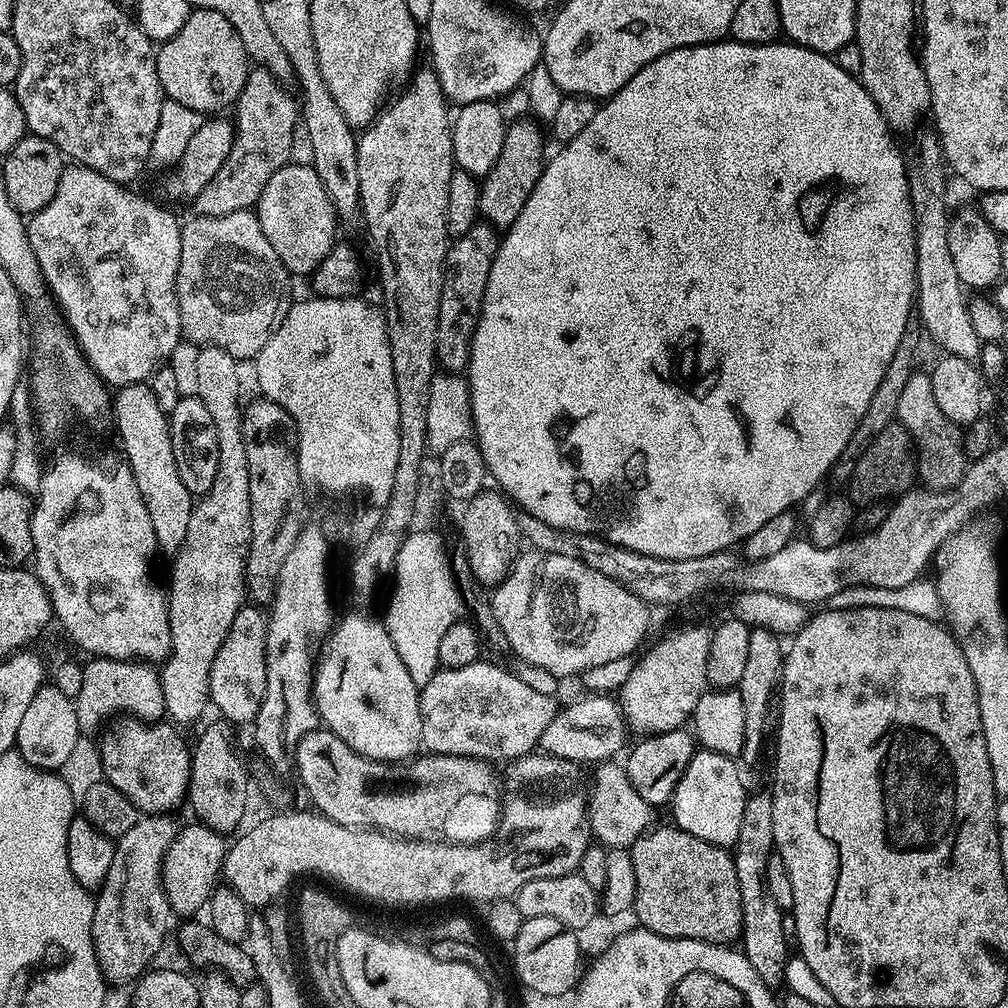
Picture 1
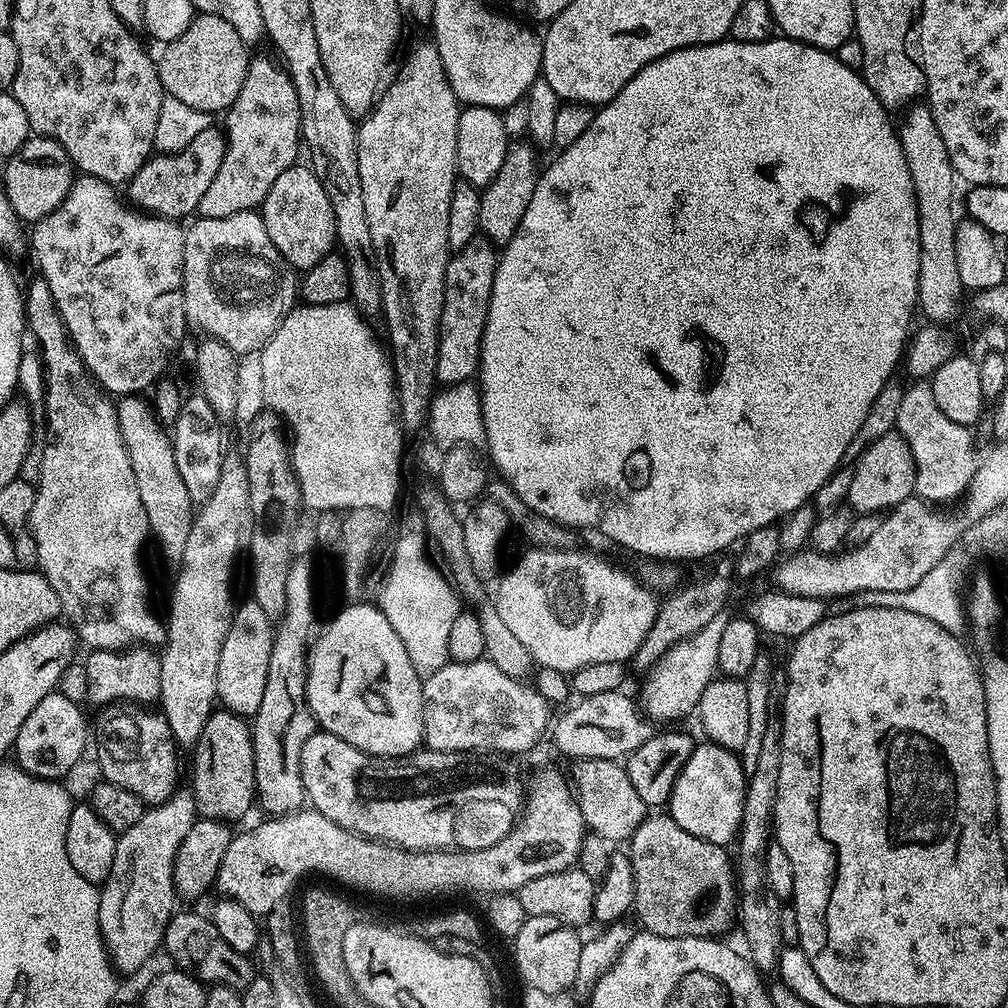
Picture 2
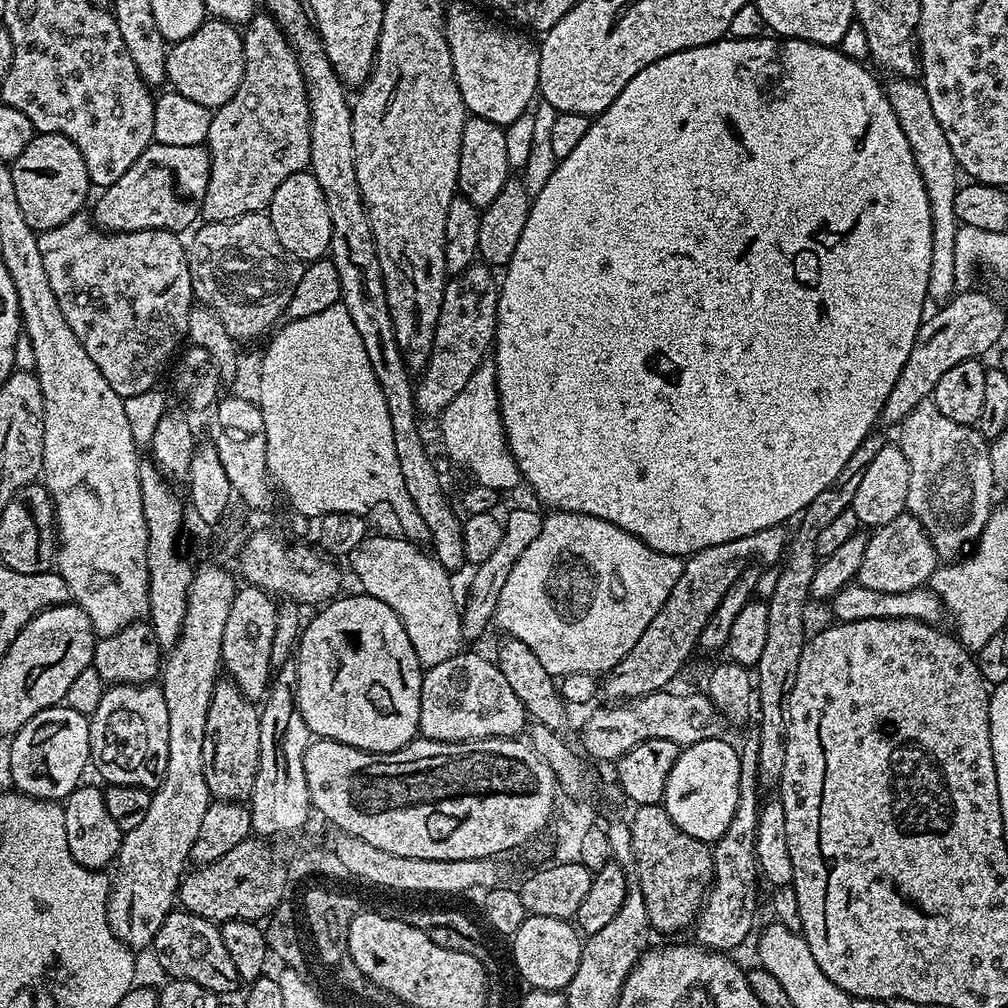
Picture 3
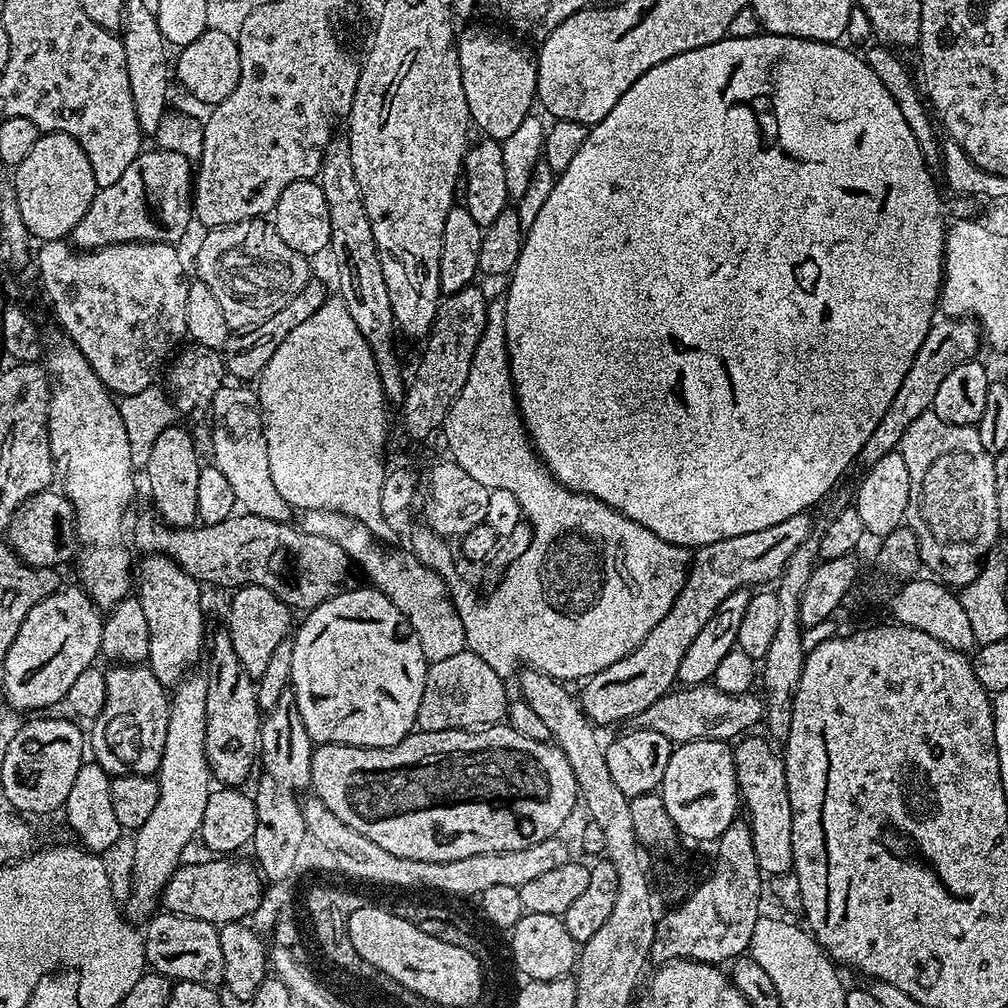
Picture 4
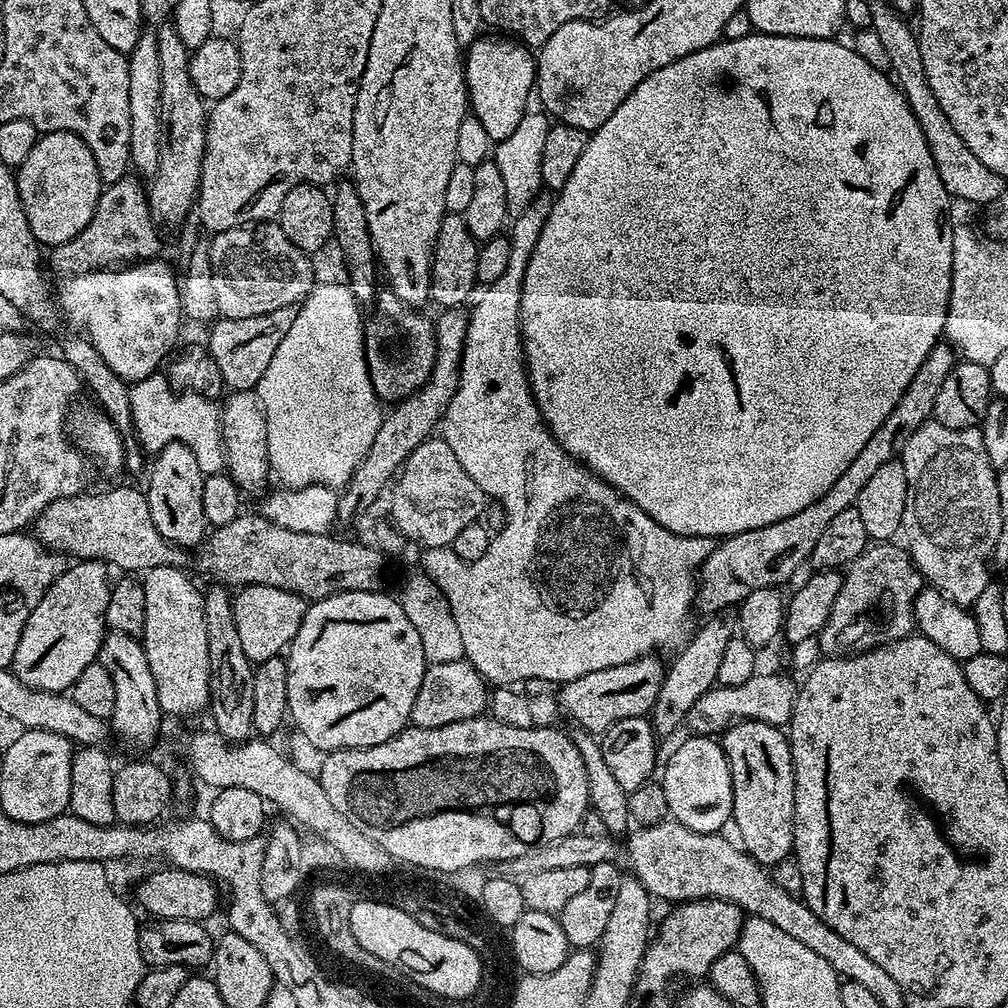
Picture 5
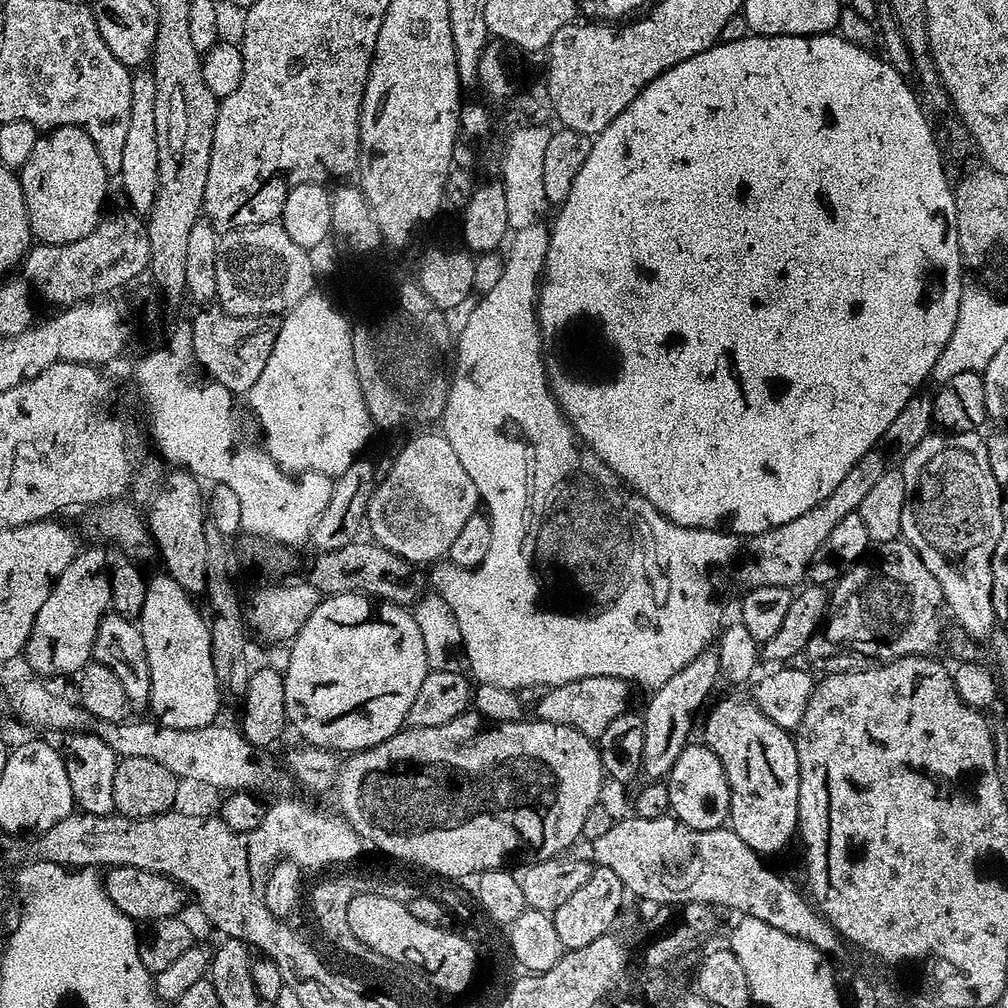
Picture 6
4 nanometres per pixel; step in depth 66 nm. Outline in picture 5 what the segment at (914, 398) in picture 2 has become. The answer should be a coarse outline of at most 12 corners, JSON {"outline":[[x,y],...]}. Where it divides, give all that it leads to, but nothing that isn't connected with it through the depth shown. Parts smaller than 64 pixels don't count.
{"outline":[[933,418],[898,458],[916,571],[963,606],[1002,530],[981,429]]}

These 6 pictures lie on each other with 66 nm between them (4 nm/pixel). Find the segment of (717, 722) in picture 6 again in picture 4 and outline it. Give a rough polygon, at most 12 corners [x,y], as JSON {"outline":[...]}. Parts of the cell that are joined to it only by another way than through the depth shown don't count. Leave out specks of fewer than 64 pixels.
{"outline":[[763,735],[734,748],[736,786],[765,877],[792,871],[784,758]]}

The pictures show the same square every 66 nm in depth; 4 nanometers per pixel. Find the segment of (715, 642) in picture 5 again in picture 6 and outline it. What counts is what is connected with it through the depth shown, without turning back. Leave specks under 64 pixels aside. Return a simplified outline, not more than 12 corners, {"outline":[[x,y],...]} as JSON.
{"outline":[[716,650],[666,678],[642,709],[640,767],[667,777],[721,679]]}

